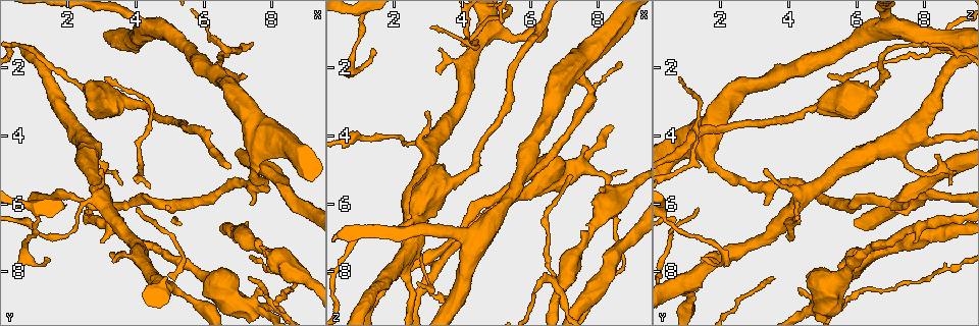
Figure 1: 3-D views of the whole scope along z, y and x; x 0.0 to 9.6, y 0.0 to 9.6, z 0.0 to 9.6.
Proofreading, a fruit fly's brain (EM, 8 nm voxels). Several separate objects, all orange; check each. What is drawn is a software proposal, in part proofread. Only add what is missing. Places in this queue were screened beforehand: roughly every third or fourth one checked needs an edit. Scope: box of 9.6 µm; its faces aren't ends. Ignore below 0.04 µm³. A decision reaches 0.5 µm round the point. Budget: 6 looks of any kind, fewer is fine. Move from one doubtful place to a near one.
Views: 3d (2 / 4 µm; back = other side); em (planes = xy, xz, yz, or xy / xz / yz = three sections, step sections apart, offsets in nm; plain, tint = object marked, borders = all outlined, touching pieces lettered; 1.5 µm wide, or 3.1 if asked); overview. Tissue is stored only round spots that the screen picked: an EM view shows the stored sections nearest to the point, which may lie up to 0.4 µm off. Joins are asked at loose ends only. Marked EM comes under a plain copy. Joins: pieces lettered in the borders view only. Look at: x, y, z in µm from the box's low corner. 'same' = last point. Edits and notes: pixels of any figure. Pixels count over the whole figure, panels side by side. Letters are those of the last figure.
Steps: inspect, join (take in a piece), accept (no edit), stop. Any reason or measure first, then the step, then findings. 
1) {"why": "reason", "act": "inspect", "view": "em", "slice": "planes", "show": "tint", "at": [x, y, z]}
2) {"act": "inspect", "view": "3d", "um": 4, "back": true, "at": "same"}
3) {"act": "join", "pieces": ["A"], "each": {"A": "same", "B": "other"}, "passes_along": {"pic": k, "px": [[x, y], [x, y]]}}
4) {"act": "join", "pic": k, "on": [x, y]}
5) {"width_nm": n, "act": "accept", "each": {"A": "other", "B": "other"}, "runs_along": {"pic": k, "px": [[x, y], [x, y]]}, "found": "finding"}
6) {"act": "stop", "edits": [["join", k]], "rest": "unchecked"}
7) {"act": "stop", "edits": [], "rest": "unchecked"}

{"why": "end of a long branch", "act": "inspect", "view": "3d", "um": 4, "at": [7.25, 2.25, 5.20]}

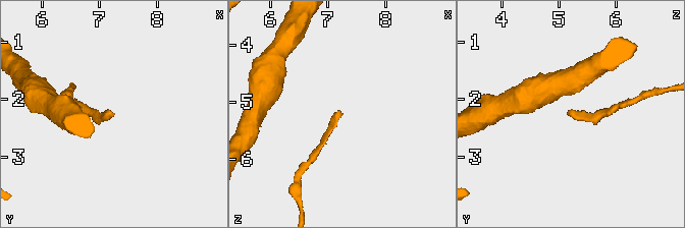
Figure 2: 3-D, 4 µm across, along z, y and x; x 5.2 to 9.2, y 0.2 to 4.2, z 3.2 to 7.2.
{"act": "inspect", "view": "em", "slice": "planes", "show": "borders", "at": [7.25, 2.25, 5.15]}

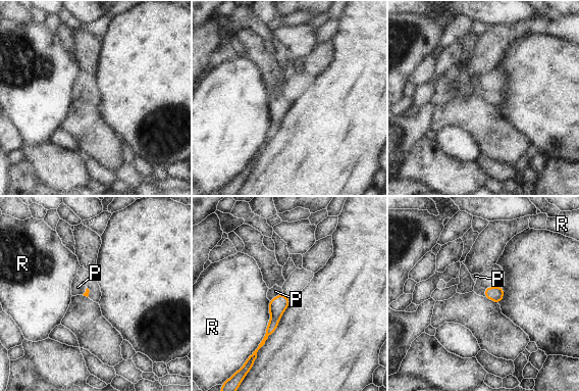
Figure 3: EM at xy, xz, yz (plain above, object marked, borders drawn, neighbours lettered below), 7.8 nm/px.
{"act": "join", "pieces": ["P"], "each": {"P": "same", "R": "other"}, "passes_along": {"pic": 3, "px": [[277, 305], [276, 296], [275, 291]]}, "found": "it goes on there"}

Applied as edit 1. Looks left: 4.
{"act": "inspect", "view": "overview"}

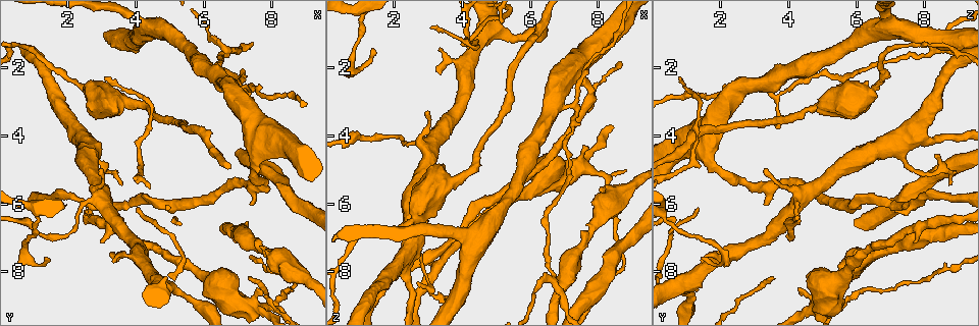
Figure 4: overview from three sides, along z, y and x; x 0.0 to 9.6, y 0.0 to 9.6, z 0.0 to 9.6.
{"why": "free end", "act": "inspect", "view": "em", "slice": "planes", "show": "borders", "at": [3.05, 5.00, 3.30]}

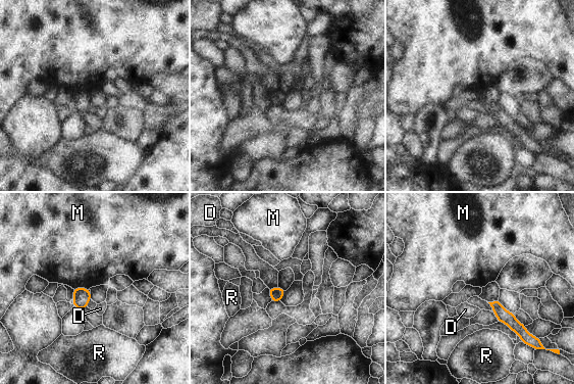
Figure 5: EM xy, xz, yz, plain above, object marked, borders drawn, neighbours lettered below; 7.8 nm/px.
{"act": "accept", "each": {"D": "other", "M": "other", "R": "other"}, "border": {"pic": 5, "px": [[89, 288], [75, 287], [73, 289]]}, "found": "none of them fits"}

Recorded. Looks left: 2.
{"act": "stop", "edits": [["join", 3]], "rest": "unchecked"}

